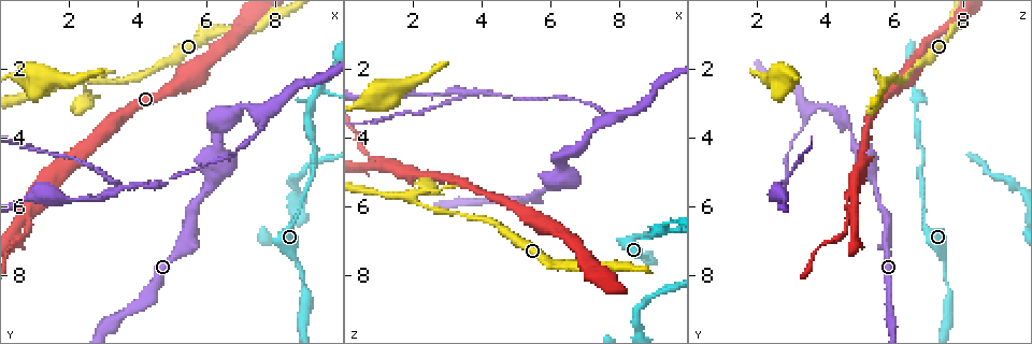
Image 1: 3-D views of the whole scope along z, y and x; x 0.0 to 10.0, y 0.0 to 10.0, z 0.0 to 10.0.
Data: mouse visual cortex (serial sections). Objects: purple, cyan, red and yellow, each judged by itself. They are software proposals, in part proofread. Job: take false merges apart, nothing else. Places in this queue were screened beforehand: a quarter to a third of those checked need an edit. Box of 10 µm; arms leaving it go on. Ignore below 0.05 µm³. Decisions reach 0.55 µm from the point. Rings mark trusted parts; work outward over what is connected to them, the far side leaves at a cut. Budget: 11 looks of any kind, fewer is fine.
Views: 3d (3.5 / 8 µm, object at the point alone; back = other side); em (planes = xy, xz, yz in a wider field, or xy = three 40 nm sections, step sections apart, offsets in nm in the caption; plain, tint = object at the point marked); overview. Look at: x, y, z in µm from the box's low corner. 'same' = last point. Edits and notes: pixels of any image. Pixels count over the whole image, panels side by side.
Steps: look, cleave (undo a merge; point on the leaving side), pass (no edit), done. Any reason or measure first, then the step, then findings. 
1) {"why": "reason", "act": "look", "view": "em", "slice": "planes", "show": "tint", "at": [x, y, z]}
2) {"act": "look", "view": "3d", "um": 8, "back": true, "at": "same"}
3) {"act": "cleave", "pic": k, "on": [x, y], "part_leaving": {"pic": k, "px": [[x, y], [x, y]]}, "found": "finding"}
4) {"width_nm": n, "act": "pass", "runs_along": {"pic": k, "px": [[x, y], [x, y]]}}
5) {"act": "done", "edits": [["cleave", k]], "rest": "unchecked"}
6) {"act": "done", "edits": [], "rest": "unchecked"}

{"why": "two arms at a narrow angle", "act": "look", "view": "3d", "um": 3.5, "back": true, "at": [0.70, 6.20, 4.85]}

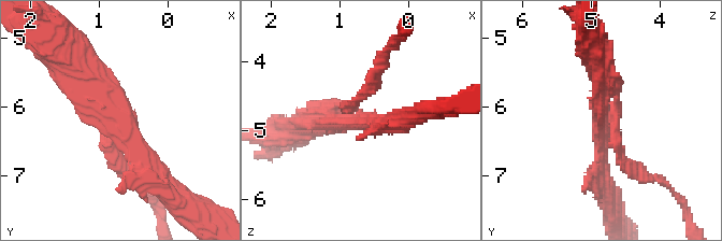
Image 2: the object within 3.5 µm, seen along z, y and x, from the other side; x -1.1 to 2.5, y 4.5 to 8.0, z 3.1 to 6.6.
{"arms": 3, "arm_widths_nm": [150, 250, 400], "act": "look", "view": "em", "slice": "planes", "show": "tint", "at": [0.70, 6.20, 4.80]}

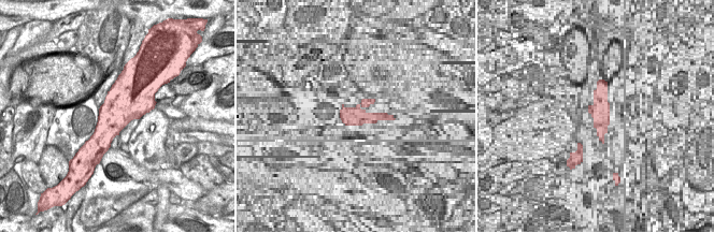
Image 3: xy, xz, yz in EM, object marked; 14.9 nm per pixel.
{"width_nm": 600, "act": "cleave", "pic": 2, "on": [619, 159], "found": "two cells meet here"}

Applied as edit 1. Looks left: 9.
{"why": "three-way junction", "act": "look", "view": "3d", "um": 8, "at": [2.05, 2.35, 5.75]}

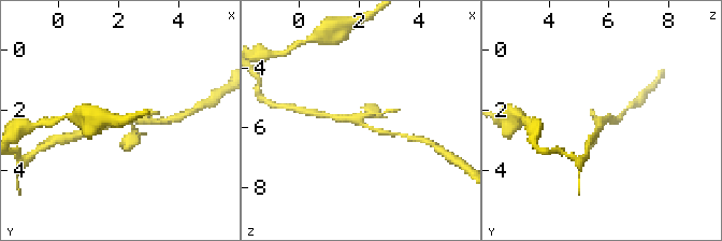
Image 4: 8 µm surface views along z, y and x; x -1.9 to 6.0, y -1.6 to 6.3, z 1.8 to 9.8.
{"act": "look", "view": "3d", "um": 3.5, "at": "same"}

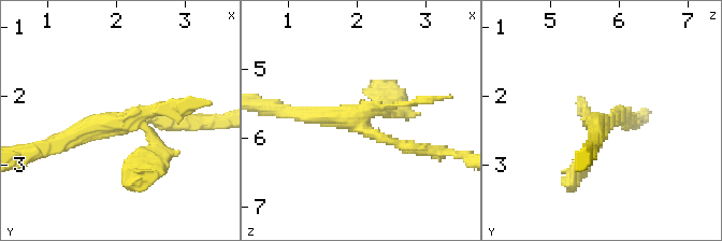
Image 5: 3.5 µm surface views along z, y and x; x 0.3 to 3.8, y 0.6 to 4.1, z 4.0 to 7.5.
{"why": "shape alone is not enough", "act": "look", "view": "em", "slice": "xy", "step": 1, "show": "tint", "at": [2.00, 2.35, 5.80]}

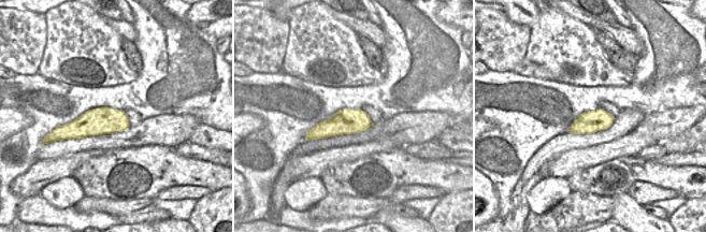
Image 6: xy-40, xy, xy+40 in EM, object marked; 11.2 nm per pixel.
{"act": "cleave", "pic": 5, "on": [147, 159], "part_leaving": {"pic": 5, "px": [[139, 122], [153, 139], [149, 165], [123, 185]]}, "found": "two cells meet here"}

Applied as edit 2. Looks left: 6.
{"why": "thick turns thin", "act": "look", "view": "3d", "um": 3.5, "at": [6.30, 5.05, 5.30]}

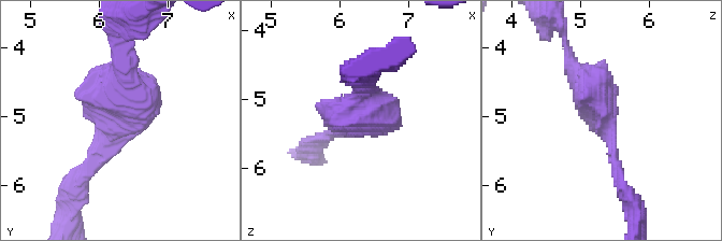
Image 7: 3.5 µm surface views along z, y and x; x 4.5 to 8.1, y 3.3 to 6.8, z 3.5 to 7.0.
{"why": "shape alone is not enough", "act": "look", "view": "em", "slice": "xy", "step": 1, "show": "tint", "at": [6.25, 5.05, 5.35]}

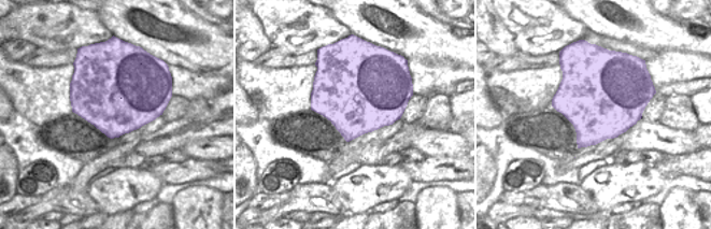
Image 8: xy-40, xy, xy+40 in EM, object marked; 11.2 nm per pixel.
{"act": "pass", "found": "all the same cell"}

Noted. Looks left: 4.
{"why": "branch point", "act": "look", "view": "3d", "um": 3.5, "back": true, "at": [7.50, 3.35, 3.50]}

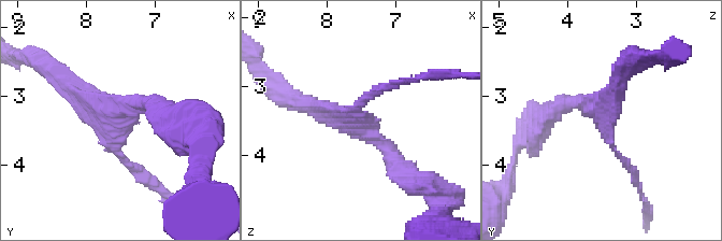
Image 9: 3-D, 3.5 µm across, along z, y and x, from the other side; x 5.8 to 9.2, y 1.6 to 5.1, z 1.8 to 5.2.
{"arms": 3, "arm_widths_nm": [100, 250, 250], "act": "look", "view": "em", "slice": "xy", "step": 5, "show": "tint", "at": [7.55, 3.30, 3.50]}

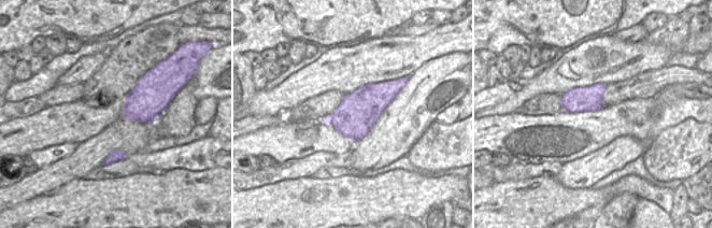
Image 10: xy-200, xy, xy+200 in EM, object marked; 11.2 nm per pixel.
{"act": "pass", "runs_along": {"pic": 9, "px": [[551, 112], [588, 102], [632, 169]]}, "found": "all the same cell"}

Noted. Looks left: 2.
{"why": "arms part here", "act": "look", "view": "3d", "um": 3.5, "at": [3.60, 5.45, 2.75]}

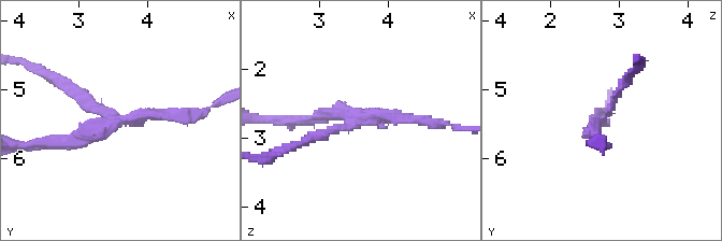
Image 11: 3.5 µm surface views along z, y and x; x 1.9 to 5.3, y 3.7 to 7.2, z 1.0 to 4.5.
{"arms": 3, "arm_widths_nm": [150, 150, 150], "why": "now the EM", "act": "look", "view": "em", "slice": "xy", "step": 3, "show": "tint", "at": [3.55, 5.50, 2.75]}

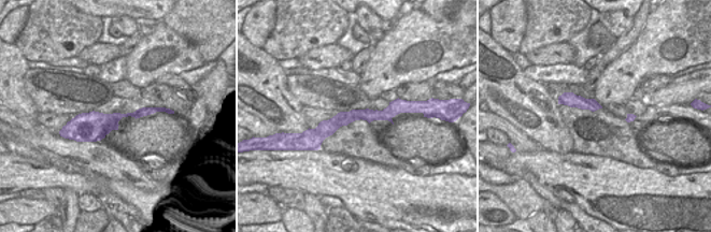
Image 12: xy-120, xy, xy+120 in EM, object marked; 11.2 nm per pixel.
{"act": "cleave", "pic": 11, "on": [325, 137], "border": {"pic": 12, "px": [[373, 111], [356, 111], [354, 113]]}, "found": "two cells meet here"}

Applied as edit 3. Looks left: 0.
{"act": "done", "edits": [["cleave", 2], ["cleave", 5], ["cleave", 11]], "rest": "unchecked"}

